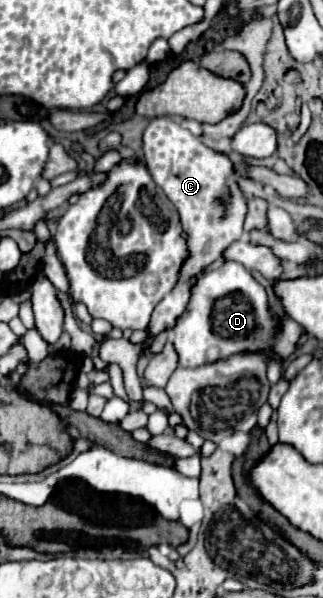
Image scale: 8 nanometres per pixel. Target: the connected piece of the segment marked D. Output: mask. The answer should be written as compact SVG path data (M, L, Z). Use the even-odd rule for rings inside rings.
M224 262L220 268L204 274L194 284L188 310L178 318L178 322L182 322L182 366L186 368L196 368L218 358L226 358L228 354L262 348L272 348L274 356L288 358L296 352L296 340L304 332L304 328L292 320L286 320L282 332L276 332L276 318L268 310L264 286L260 286L238 262Z

